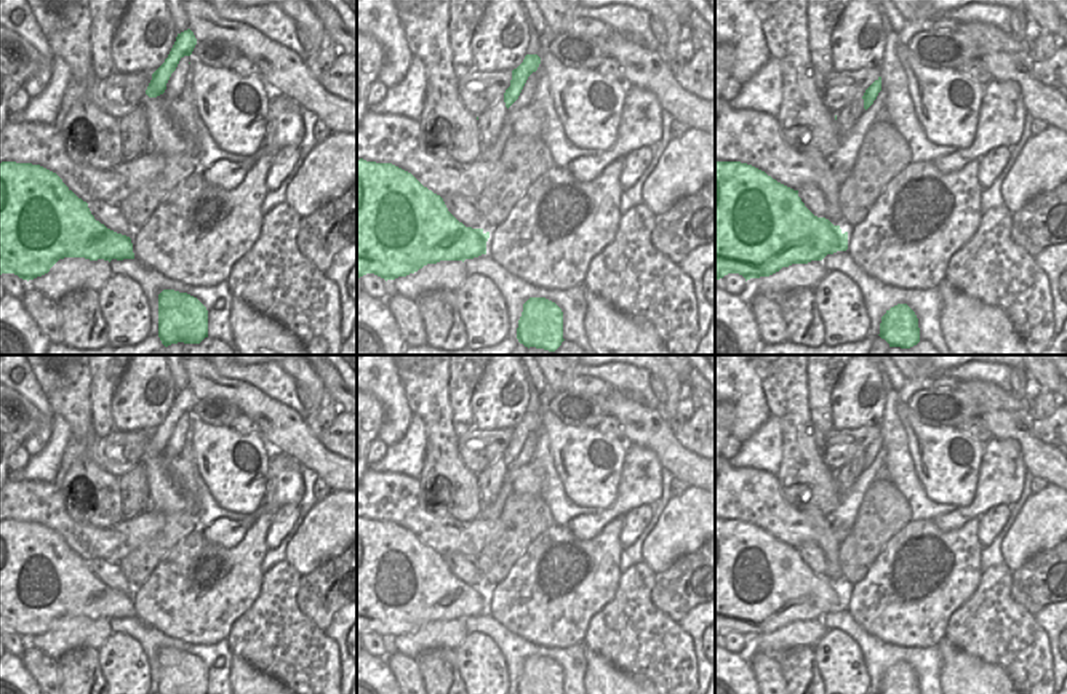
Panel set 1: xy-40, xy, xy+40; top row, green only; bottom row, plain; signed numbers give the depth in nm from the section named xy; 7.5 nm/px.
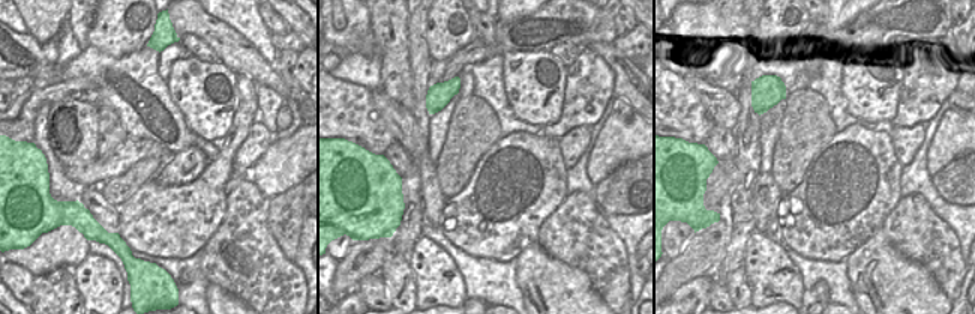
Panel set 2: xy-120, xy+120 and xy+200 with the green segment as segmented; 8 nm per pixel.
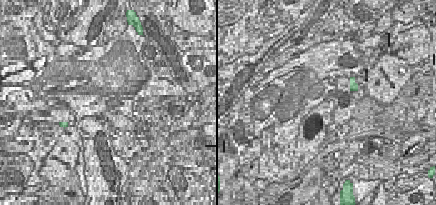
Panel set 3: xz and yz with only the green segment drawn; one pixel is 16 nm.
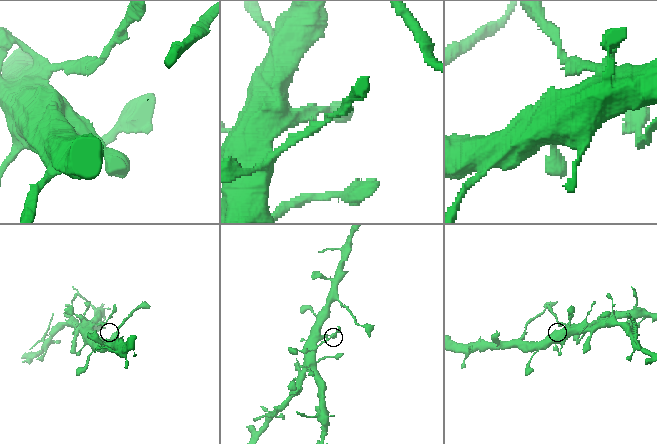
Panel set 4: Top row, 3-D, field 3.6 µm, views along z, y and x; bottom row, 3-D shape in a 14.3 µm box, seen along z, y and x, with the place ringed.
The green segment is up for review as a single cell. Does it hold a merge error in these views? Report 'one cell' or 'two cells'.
two cells

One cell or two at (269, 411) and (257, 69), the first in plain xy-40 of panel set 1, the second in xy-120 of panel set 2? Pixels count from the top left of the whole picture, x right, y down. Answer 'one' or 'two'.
one

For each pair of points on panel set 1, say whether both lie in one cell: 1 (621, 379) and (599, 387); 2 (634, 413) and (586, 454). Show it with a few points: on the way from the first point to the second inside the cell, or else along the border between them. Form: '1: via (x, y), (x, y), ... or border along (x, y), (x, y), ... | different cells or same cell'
1: border along (576, 371), (578, 374), (599, 378), (615, 387) | different cells
2: border along (623, 440), (627, 445) | different cells

